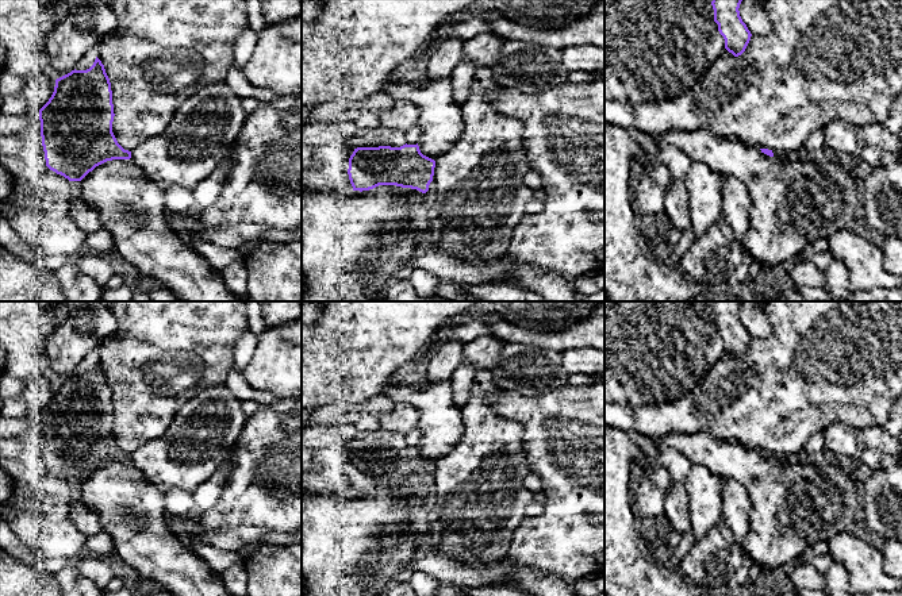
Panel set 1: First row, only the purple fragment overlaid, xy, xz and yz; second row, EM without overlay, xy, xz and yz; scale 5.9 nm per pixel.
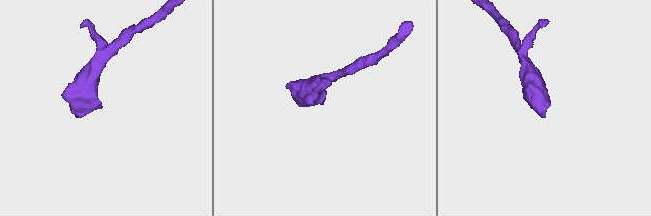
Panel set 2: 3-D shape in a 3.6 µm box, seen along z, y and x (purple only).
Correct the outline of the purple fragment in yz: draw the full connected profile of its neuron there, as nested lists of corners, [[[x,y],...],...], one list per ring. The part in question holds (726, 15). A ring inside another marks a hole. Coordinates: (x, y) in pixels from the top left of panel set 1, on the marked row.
[[[713,0],[714,22],[725,39],[725,49],[734,57],[741,55],[749,41],[751,31],[740,16],[740,4],[742,0]]]

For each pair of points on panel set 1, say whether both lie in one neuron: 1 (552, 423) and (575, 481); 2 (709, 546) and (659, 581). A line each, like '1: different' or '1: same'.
1: same
2: different

